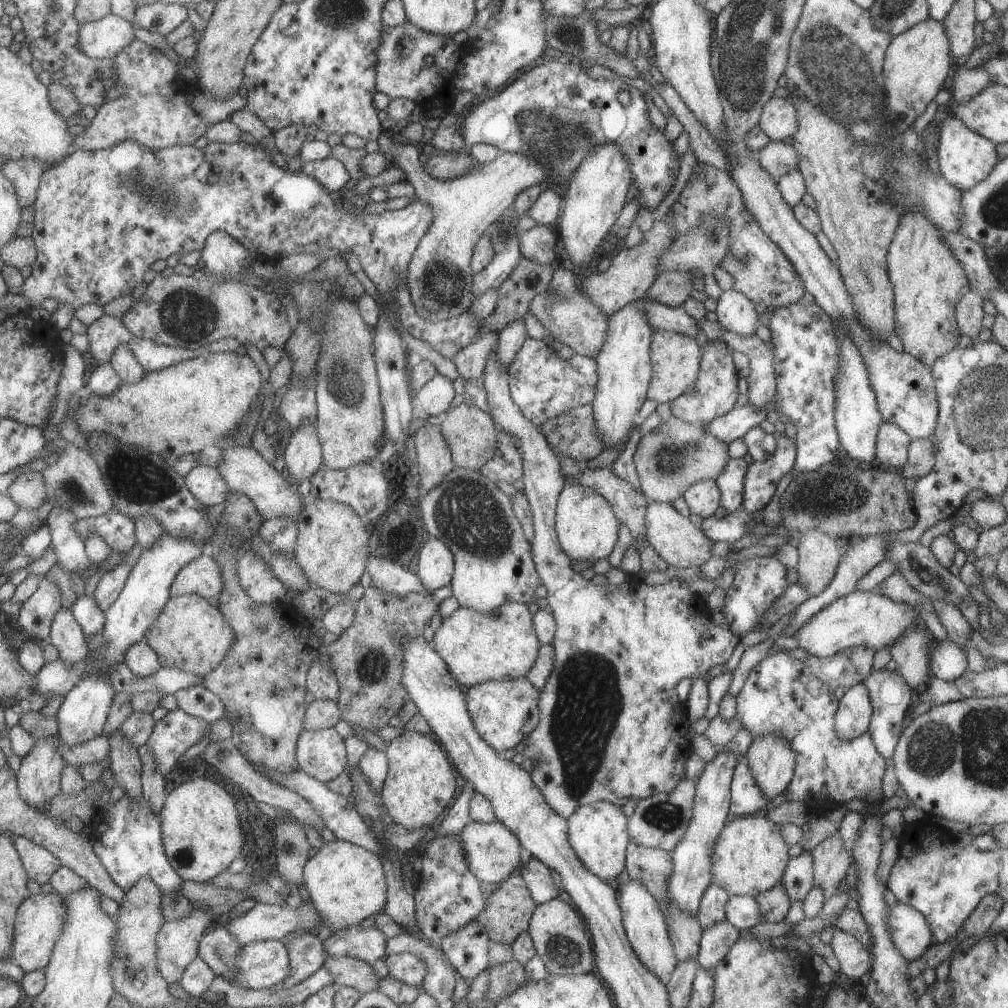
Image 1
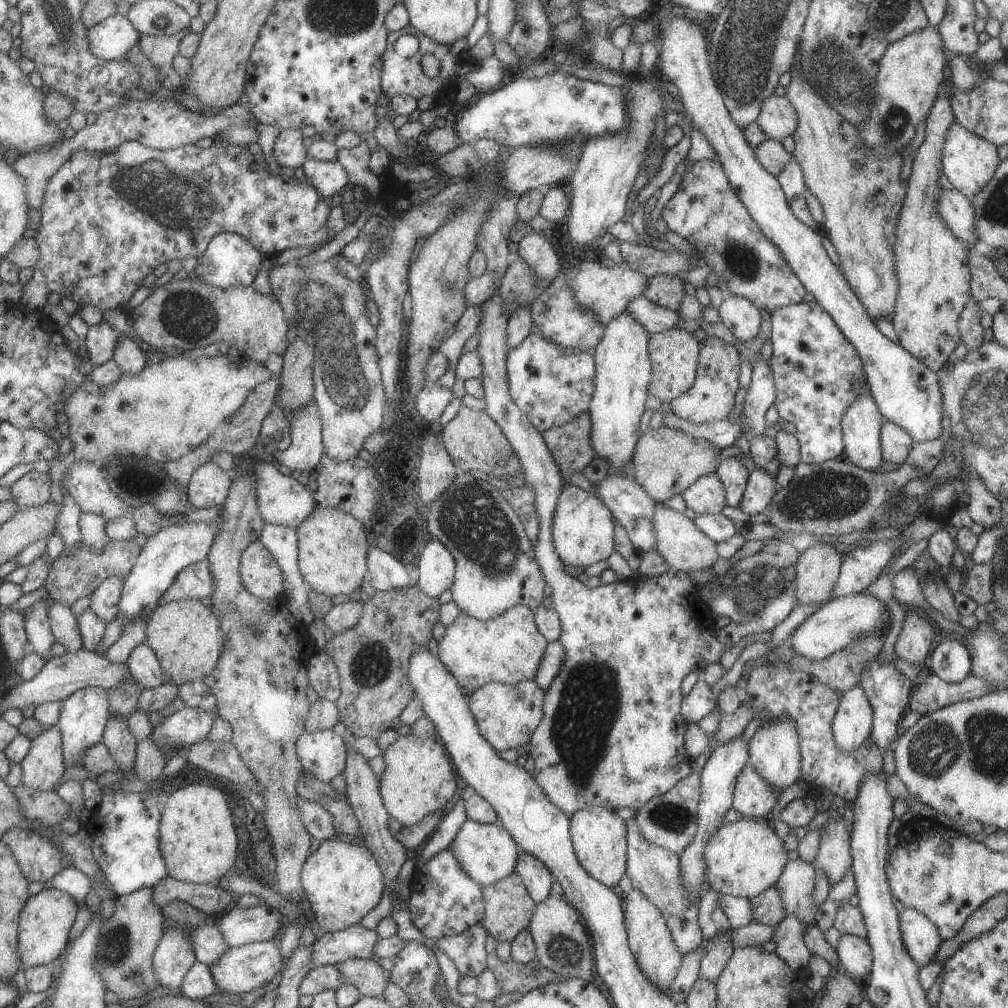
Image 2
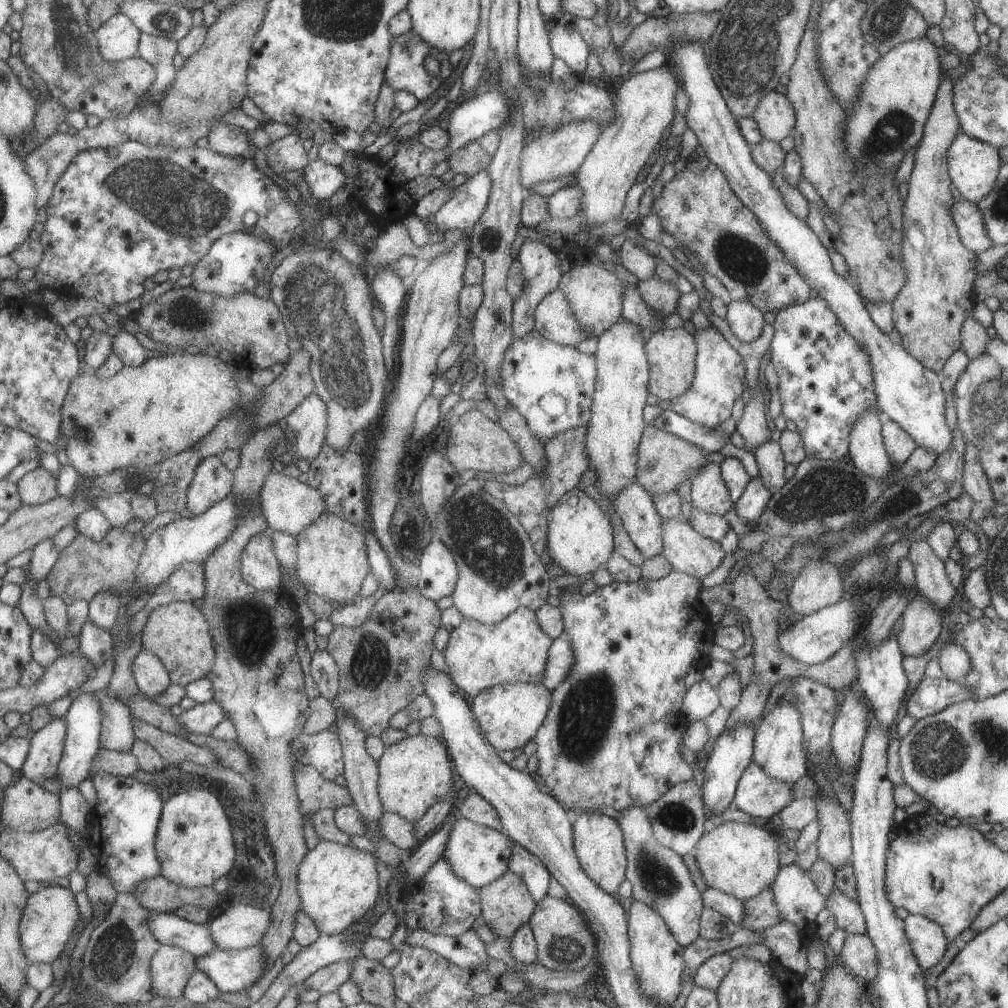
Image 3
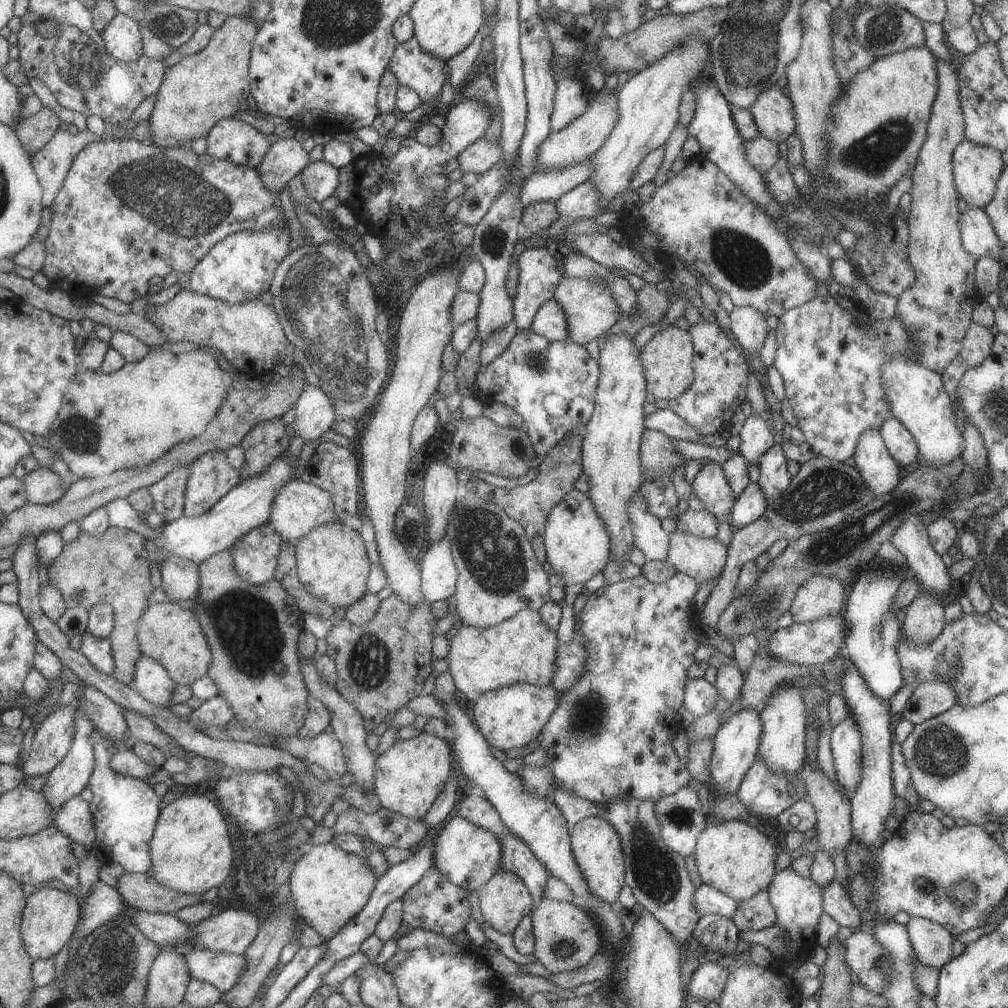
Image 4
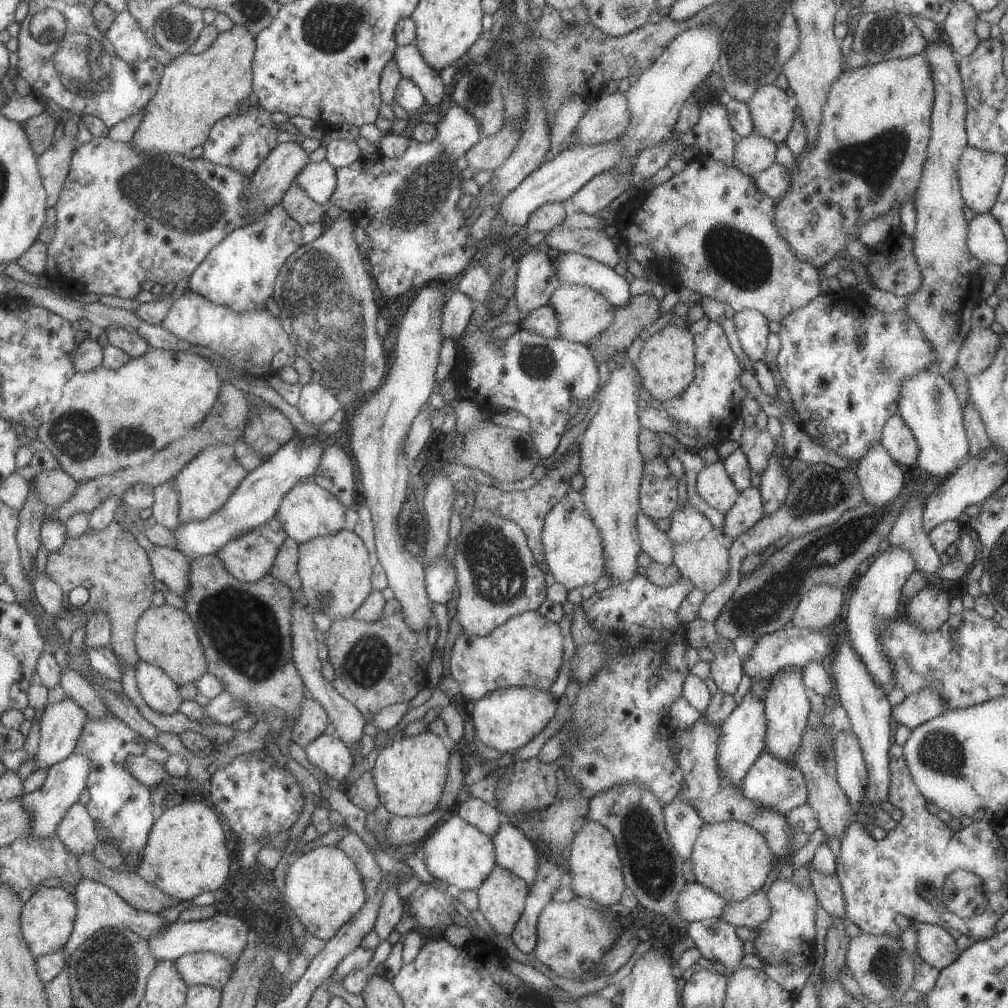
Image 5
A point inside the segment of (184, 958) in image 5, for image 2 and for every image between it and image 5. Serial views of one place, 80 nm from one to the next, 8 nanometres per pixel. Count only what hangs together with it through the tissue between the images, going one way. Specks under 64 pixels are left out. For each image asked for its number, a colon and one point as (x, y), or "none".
2: (240, 969)
3: (230, 970)
4: (219, 969)

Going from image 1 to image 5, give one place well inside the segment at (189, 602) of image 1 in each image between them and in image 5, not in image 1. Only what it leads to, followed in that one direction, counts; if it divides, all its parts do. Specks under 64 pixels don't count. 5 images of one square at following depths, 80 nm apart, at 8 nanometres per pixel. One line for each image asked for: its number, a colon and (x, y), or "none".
2: (185, 636)
3: (177, 634)
4: (171, 636)
5: (164, 636)

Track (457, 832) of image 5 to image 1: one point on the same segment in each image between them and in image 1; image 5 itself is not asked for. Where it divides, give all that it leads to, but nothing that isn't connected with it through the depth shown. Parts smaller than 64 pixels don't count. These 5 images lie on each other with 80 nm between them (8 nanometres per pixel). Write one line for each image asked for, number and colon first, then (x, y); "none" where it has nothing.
1: (492, 853)
2: (486, 853)
3: (476, 854)
4: (467, 856)

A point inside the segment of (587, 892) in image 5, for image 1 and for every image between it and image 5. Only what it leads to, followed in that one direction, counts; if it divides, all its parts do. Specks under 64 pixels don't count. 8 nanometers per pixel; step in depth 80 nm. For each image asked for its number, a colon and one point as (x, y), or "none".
1: (597, 833)
2: (598, 837)
3: (597, 840)
4: (595, 845)

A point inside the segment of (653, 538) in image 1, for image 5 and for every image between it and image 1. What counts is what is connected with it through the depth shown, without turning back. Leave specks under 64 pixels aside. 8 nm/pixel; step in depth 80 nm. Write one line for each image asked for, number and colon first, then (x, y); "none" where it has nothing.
2: (685, 548)
3: (688, 552)
4: (702, 558)
5: (703, 562)

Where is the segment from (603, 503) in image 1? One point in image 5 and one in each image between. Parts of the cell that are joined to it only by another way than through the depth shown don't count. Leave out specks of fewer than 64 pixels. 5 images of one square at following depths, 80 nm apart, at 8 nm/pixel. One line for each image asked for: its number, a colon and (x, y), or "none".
2: (582, 528)
3: (578, 536)
4: (576, 544)
5: (571, 544)

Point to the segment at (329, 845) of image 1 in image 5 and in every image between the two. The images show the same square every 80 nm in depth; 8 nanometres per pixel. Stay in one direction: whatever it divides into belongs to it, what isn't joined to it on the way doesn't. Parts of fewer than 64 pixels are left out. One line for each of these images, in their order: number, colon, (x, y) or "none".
2: (341, 880)
3: (336, 884)
4: (328, 886)
5: (323, 889)

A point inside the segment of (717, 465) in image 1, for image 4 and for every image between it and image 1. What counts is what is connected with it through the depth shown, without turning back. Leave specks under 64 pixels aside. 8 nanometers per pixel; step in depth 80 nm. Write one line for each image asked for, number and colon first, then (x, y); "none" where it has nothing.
2: (665, 462)
3: (664, 461)
4: (658, 458)

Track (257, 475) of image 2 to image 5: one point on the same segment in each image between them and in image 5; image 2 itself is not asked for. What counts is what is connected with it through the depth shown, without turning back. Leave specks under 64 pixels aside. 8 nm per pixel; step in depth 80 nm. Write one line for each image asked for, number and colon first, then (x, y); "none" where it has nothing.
3: (289, 505)
4: (299, 506)
5: (306, 511)

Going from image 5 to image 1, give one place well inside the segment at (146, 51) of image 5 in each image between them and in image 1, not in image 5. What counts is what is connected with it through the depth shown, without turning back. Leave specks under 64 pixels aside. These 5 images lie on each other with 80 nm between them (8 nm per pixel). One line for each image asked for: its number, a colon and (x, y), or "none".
1: (101, 39)
2: (112, 38)
3: (117, 38)
4: (121, 37)

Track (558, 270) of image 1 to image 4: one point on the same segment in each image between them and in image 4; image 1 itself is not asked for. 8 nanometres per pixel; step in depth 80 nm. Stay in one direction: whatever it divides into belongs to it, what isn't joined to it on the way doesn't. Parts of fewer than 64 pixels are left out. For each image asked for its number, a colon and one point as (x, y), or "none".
2: (554, 312)
3: (553, 319)
4: (548, 321)

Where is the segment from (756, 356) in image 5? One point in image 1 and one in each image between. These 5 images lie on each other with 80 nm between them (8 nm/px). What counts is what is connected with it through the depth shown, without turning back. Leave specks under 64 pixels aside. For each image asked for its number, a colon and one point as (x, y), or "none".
1: (735, 312)
2: (741, 318)
3: (745, 321)
4: (747, 324)

